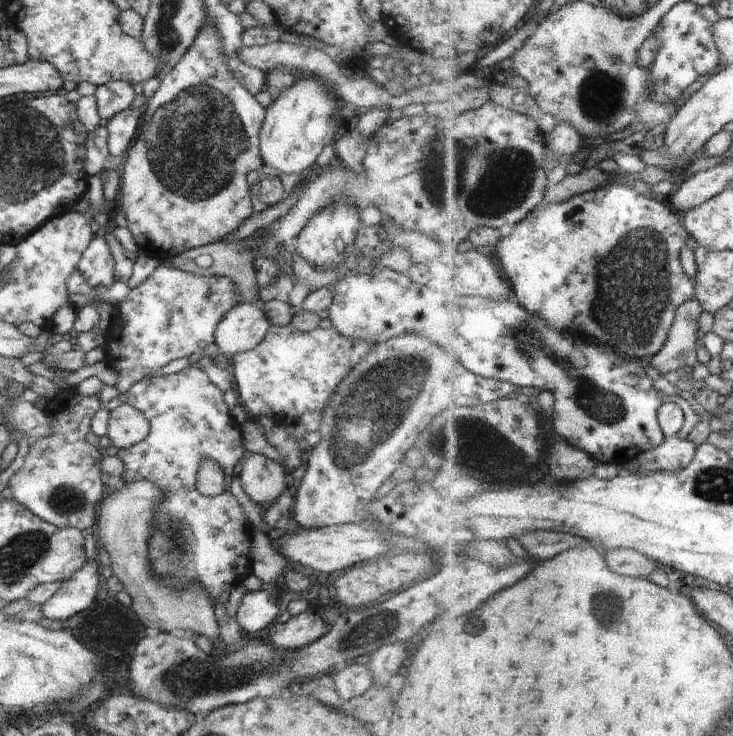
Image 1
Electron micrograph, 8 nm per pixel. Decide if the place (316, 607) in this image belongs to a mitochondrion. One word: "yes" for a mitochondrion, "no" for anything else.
no

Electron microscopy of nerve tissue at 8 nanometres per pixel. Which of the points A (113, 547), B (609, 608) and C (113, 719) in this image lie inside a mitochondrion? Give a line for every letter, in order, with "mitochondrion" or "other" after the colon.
A: other
B: mitochondrion
C: other

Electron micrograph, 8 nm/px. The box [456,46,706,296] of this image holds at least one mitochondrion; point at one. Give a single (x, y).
(602, 98)

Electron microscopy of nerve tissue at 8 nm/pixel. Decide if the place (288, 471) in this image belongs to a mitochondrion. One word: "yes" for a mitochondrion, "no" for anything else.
no

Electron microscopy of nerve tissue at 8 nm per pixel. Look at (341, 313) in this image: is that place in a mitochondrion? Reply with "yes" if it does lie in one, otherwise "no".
no

